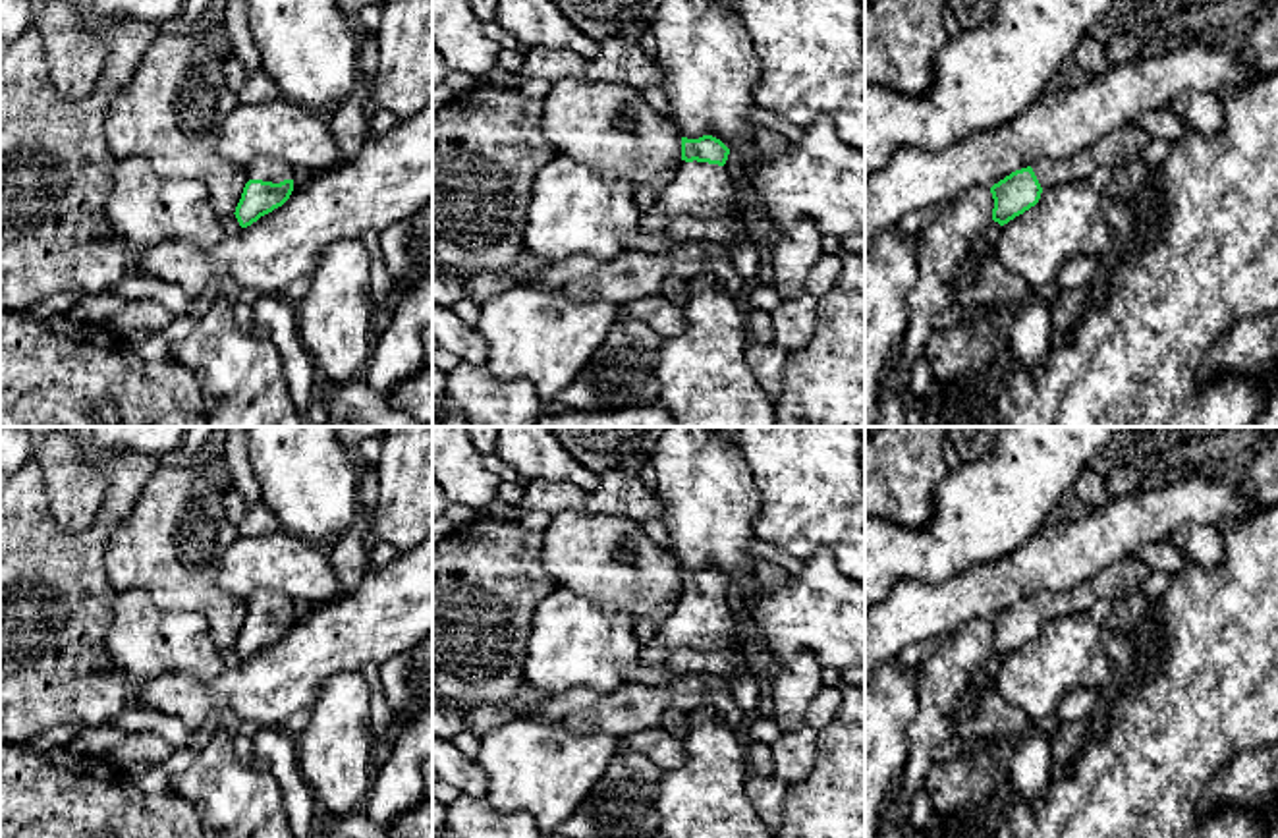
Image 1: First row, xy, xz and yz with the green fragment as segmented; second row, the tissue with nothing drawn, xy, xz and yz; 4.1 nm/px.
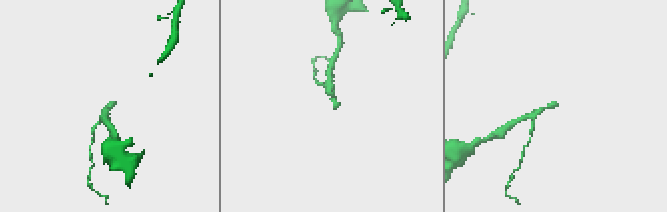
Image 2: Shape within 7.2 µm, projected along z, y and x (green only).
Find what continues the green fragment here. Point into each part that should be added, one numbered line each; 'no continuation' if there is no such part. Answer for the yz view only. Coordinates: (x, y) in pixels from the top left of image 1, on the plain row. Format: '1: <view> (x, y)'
1: yz (1122, 578)

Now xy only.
1: xy (273, 603)

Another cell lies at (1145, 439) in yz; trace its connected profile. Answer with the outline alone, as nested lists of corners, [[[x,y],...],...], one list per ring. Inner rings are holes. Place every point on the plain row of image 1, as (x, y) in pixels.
[[[1129,427],[1133,434],[1131,456],[1156,450],[1168,427]]]

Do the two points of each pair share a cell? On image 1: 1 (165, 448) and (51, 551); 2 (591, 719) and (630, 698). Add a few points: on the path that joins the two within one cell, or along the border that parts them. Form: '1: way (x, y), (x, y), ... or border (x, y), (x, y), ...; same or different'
1: border (122, 456), (136, 454), (163, 460); different
2: way (601, 715), (612, 715), (620, 707); same

